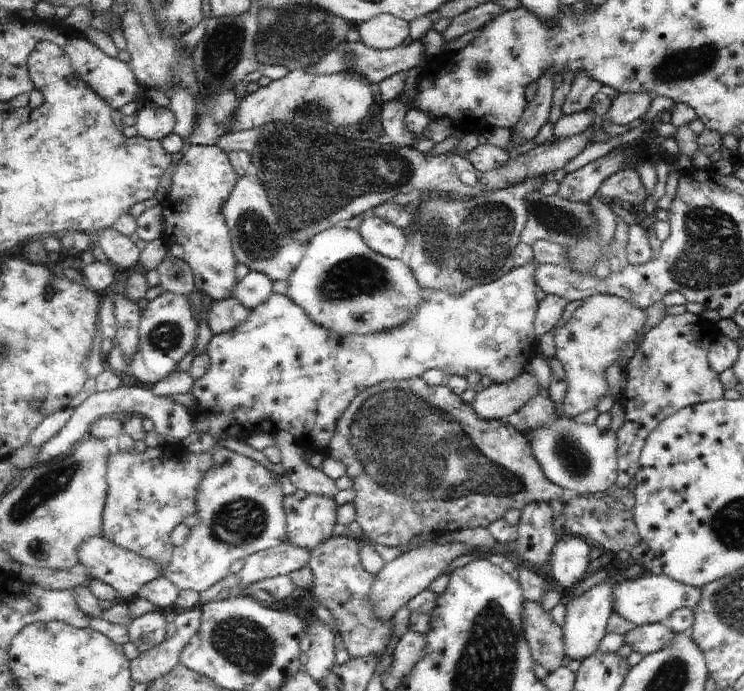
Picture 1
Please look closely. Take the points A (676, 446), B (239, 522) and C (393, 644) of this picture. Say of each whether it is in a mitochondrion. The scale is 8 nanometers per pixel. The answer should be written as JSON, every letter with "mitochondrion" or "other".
{"A":"other","B":"mitochondrion","C":"other"}

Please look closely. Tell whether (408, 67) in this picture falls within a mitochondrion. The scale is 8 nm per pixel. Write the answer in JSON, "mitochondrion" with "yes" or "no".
{"mitochondrion":"no"}

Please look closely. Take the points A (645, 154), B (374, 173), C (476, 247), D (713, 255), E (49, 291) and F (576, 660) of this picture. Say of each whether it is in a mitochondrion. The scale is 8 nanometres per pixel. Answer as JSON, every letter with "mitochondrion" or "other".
{"A":"other","B":"mitochondrion","C":"mitochondrion","D":"mitochondrion","E":"other","F":"other"}

